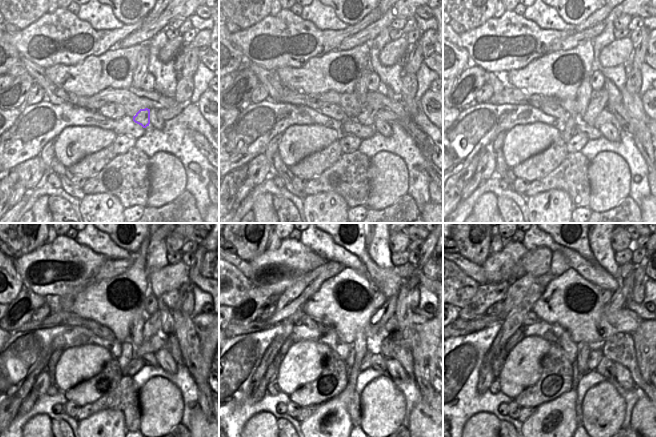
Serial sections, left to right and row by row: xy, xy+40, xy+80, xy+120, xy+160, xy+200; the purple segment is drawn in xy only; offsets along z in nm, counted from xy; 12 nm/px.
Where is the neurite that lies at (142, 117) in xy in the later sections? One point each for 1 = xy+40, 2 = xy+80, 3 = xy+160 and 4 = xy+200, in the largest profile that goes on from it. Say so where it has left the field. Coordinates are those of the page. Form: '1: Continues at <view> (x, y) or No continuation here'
1: Continues at xy+40 (367, 117)
2: Continues at xy+80 (599, 100)
3: Continues at xy+160 (388, 309)
4: Continues at xy+200 (618, 300).

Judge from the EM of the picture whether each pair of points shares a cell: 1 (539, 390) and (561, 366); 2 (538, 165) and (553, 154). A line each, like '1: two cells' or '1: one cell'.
1: one cell
2: one cell

